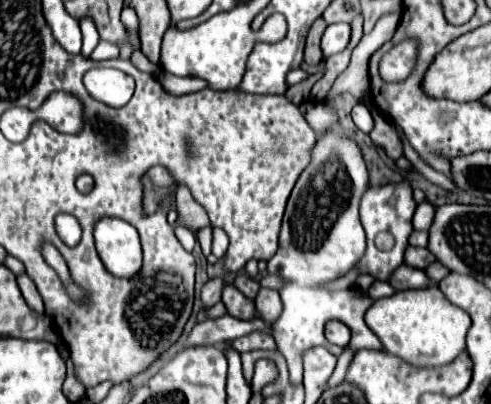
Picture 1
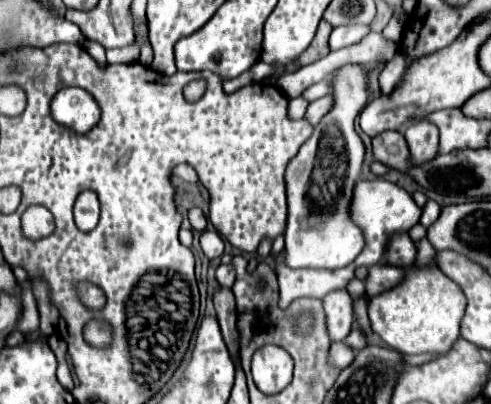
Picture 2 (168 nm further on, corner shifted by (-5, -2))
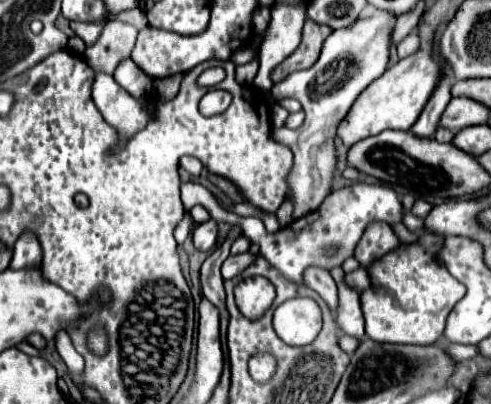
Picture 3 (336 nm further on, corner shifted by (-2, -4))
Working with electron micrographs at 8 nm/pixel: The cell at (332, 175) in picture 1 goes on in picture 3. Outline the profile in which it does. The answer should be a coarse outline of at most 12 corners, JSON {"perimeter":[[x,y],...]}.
{"perimeter":[[367,6],[319,60],[271,88],[301,128],[271,129],[295,154],[295,220],[333,188],[337,124],[387,70],[393,16]]}

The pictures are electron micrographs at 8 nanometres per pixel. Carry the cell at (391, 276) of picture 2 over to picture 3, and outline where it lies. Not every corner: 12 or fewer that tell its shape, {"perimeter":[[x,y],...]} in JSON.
{"perimeter":[[365,268],[345,276],[351,288],[363,292],[371,286]]}

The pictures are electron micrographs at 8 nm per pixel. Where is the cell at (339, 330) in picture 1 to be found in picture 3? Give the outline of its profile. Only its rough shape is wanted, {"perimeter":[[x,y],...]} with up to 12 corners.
{"perimeter":[[309,268],[305,284],[335,314],[339,306],[335,280],[327,270]]}

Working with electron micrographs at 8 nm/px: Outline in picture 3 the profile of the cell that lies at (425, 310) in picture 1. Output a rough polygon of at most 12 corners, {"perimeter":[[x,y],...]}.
{"perimeter":[[421,234],[369,268],[365,334],[429,346],[465,296]]}

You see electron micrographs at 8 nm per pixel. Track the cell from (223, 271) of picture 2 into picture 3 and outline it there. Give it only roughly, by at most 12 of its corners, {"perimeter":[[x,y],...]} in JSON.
{"perimeter":[[229,256],[221,266],[223,278],[241,274],[255,256]]}

